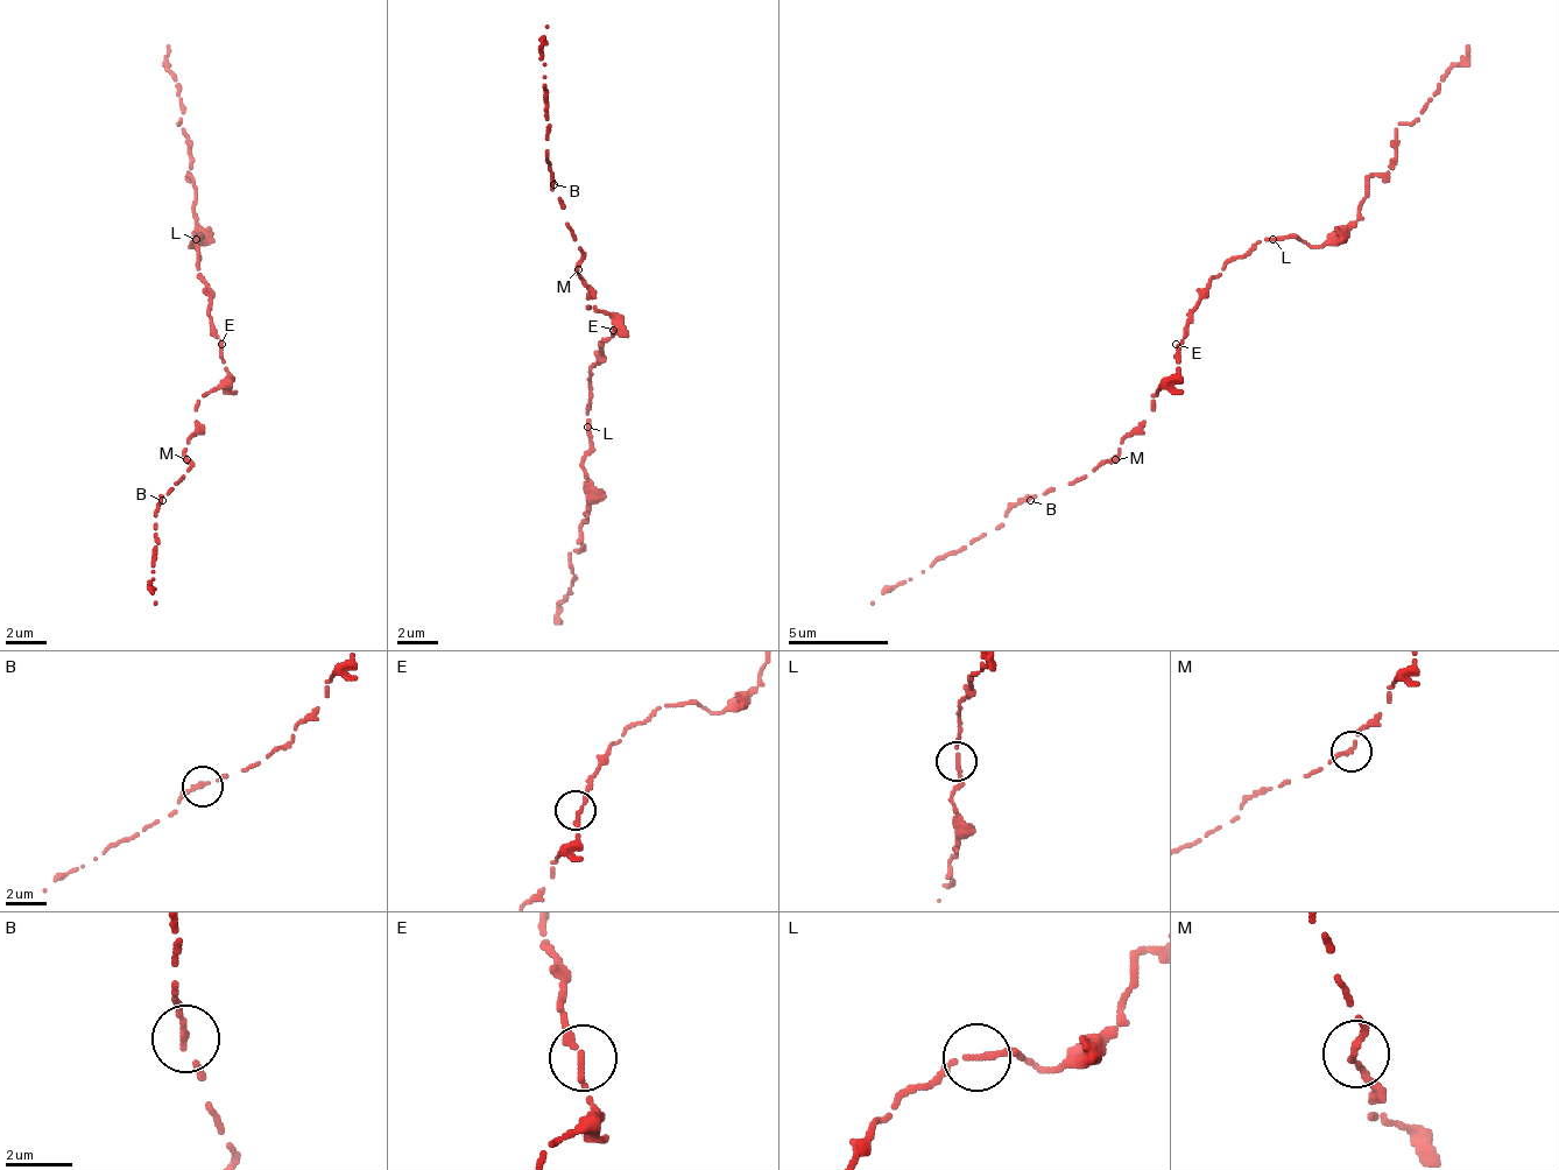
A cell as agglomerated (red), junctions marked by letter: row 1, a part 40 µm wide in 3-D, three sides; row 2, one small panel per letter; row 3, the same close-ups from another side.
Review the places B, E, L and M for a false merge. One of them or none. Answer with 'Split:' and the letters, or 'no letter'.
Split: L

